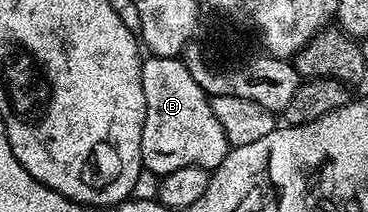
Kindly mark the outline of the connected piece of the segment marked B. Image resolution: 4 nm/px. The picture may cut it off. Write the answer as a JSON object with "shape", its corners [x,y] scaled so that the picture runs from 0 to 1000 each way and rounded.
{"shape":[[[391,269],[383,415],[394,434],[394,604],[383,623],[389,797],[413,802],[424,830],[481,811],[481,792],[505,783],[541,783],[549,802],[582,811],[601,774],[601,755],[611,755],[622,703],[611,604],[601,604],[601,566],[590,566],[579,528],[573,462],[552,429],[546,396],[535,396],[535,377],[514,358],[514,321],[503,321],[495,269]]]}

